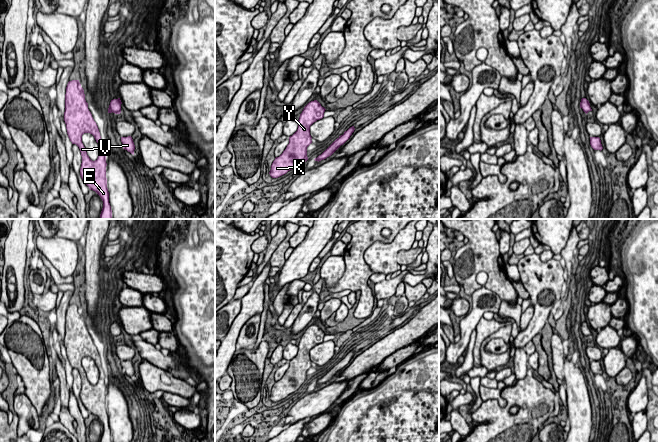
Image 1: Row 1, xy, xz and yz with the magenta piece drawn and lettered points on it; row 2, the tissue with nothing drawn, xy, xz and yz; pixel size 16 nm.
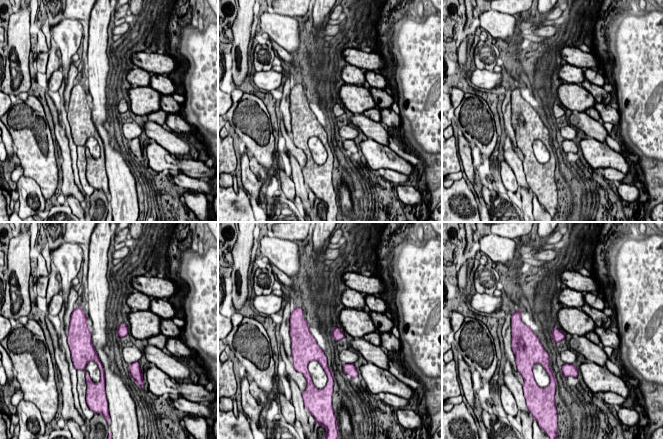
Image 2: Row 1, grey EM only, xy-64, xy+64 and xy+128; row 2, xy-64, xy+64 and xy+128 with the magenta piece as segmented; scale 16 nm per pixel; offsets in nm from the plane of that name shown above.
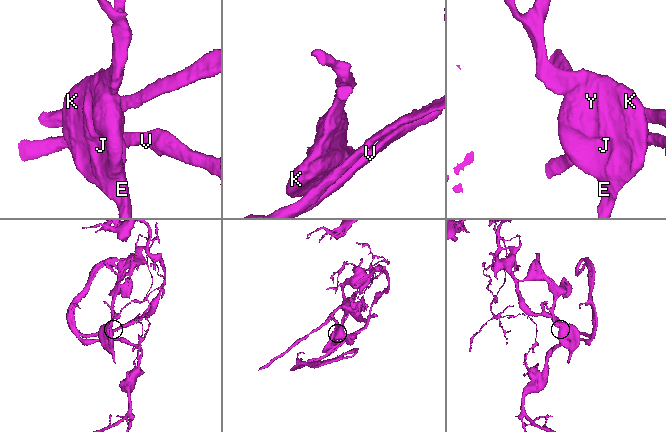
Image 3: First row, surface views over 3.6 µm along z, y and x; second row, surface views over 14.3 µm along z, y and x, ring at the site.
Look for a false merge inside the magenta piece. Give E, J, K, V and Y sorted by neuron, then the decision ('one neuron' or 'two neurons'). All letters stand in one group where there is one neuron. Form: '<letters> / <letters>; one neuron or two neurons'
E J K V Y; one neuron

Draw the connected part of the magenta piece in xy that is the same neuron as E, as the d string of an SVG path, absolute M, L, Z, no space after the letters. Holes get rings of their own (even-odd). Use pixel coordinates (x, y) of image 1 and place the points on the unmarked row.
M72 304L67 308L64 345L70 365L72 368L76 368L81 376L80 400L89 413L95 415L103 425L100 442L112 442L106 402L107 371L102 366L98 350L88 333L84 314L79 304ZM84 357L92 358L98 367L99 380L95 385L89 382L82 367Z

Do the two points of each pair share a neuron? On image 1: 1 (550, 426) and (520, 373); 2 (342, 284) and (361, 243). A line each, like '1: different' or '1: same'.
1: different
2: same

